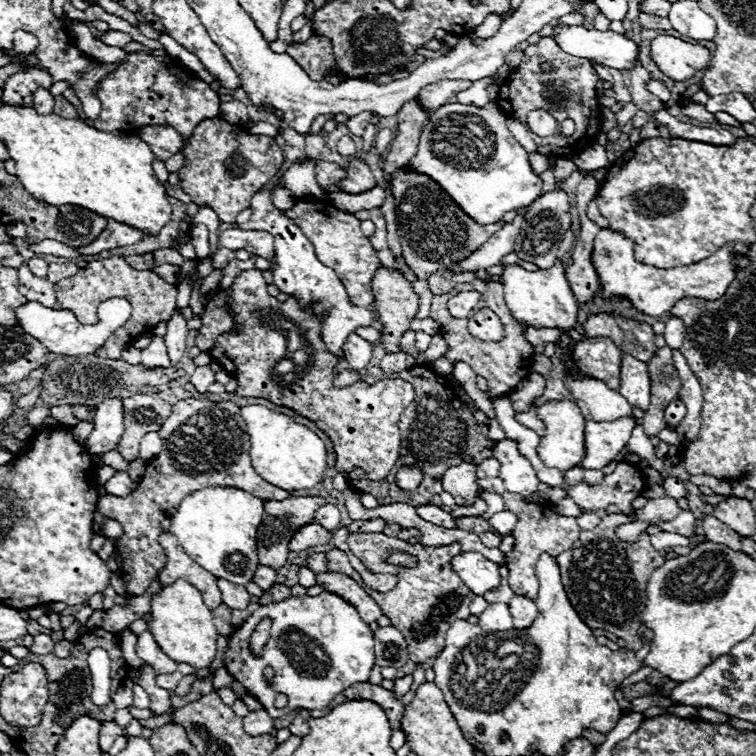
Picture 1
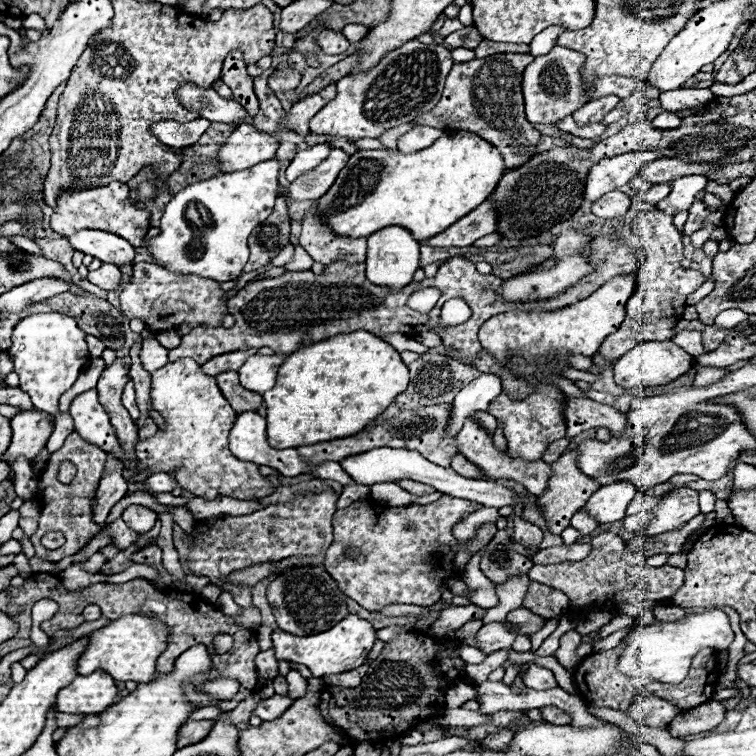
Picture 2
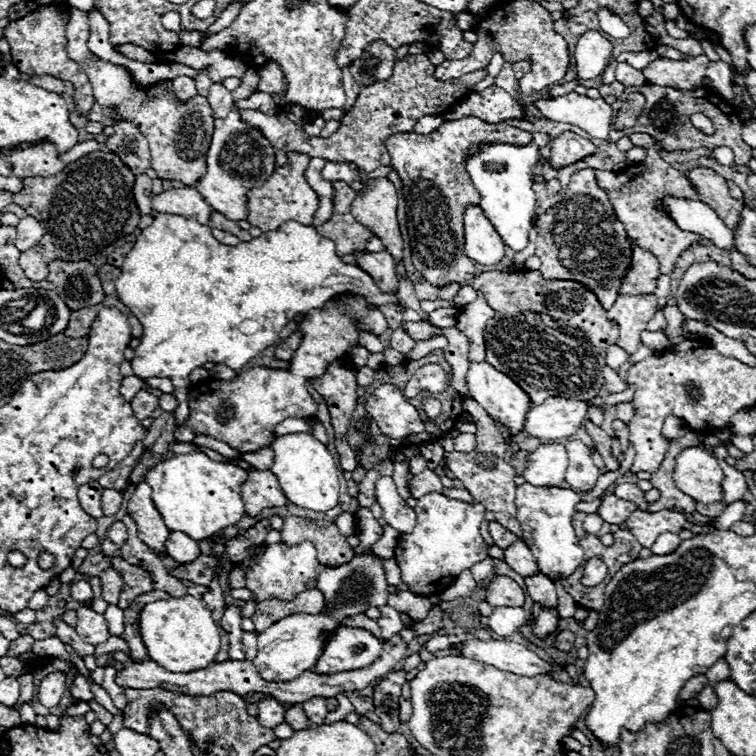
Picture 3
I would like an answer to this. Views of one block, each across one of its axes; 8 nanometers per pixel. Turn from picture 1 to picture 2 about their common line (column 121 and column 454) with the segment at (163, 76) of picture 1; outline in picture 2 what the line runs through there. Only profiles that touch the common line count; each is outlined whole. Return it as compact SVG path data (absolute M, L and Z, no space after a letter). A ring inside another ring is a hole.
M492 54L488 58L474 58L470 62L454 64L452 72L446 78L446 88L440 104L428 116L420 116L416 120L424 126L436 126L440 130L468 130L476 136L496 144L504 156L506 170L512 170L528 156L534 156L536 142L540 132L532 128L524 114L524 98L522 98L522 72L534 60L530 54Z

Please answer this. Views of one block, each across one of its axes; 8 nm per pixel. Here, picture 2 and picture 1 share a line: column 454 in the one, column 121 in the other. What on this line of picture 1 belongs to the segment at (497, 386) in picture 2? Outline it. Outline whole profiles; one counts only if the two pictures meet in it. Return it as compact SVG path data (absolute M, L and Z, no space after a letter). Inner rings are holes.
M106 398L94 416L94 430L88 436L88 450L92 454L102 454L114 450L124 432L124 398Z

